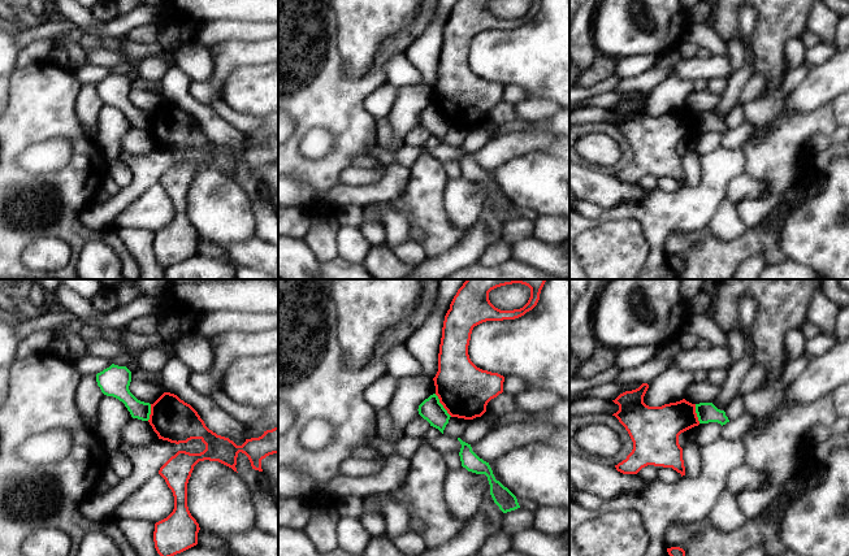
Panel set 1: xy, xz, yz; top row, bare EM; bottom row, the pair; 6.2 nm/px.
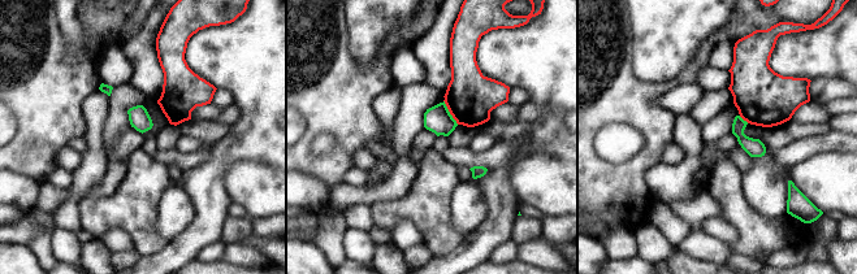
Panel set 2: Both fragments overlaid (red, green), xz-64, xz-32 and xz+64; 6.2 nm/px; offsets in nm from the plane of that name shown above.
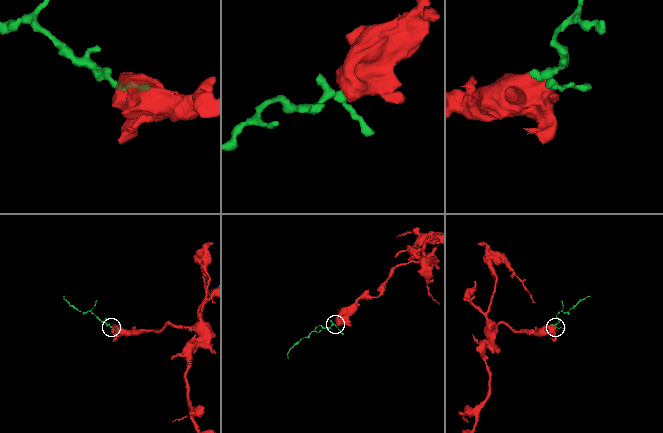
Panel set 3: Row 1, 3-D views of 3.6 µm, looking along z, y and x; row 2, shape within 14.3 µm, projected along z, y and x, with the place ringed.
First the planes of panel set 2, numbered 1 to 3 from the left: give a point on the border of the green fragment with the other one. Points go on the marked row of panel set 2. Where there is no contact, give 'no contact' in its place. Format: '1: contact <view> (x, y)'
1: no contact
2: contact xz-32 (449, 111)
3: contact xz+64 (744, 120)

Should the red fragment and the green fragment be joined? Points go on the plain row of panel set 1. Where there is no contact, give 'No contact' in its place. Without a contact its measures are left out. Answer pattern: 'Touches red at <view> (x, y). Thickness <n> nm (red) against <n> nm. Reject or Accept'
Touches red at xz (442, 113). Thickness 320 nm (red) against 140 nm. Reject

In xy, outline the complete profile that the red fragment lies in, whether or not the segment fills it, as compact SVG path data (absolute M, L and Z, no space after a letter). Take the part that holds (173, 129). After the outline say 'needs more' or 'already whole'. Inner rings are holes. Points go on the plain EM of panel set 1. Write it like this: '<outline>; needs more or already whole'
M164 101L151 113L148 131L159 148L176 153L200 148L205 153L205 158L200 162L178 160L159 179L174 205L173 221L156 231L153 240L155 257L166 269L198 253L200 236L187 216L187 192L194 175L199 170L209 169L237 181L237 166L242 161L248 166L252 178L263 181L261 169L278 162L278 136L237 155L229 147L209 139L190 113L170 101Z; already whole

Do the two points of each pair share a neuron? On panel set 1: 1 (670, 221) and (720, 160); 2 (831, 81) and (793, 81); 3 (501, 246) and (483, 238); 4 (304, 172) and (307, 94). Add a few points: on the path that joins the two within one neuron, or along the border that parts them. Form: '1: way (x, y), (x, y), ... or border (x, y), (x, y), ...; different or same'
1: way (685, 207), (715, 176); same
2: border (810, 68), (806, 77), (787, 95); different
3: border (501, 238), (492, 243), (477, 261); different
4: way (294, 152), (294, 139), (307, 113); same

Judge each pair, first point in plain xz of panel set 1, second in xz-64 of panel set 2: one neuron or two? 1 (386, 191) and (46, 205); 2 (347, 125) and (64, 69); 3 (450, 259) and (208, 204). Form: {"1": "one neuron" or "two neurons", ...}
{"1": "one neuron", "2": "one neuron", "3": "one neuron"}

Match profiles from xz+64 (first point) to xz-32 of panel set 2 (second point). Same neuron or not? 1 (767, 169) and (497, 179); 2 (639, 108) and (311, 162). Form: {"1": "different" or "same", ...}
{"1": "different", "2": "same"}

